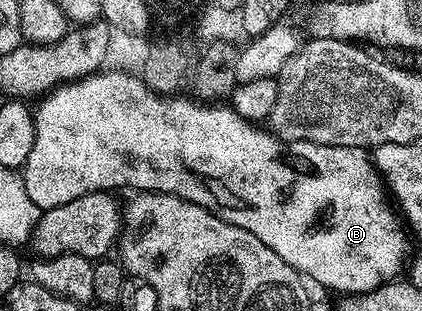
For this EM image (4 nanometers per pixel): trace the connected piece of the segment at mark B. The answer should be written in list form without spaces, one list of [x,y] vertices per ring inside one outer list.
[[[99,70],[92,76],[85,76],[82,80],[72,80],[68,84],[58,85],[52,92],[37,101],[38,109],[35,107],[32,112],[34,115],[34,145],[32,154],[28,154],[28,162],[21,173],[22,181],[26,183],[28,190],[28,198],[32,198],[36,207],[45,210],[64,206],[72,202],[72,198],[80,198],[84,194],[118,190],[114,188],[138,188],[134,190],[139,193],[167,192],[184,198],[196,206],[204,206],[224,222],[248,230],[248,234],[256,234],[256,238],[260,238],[260,242],[264,242],[268,250],[276,250],[276,254],[280,254],[280,258],[284,258],[284,262],[288,262],[288,266],[296,269],[307,281],[315,280],[316,283],[323,284],[324,287],[331,288],[334,292],[346,292],[342,294],[372,292],[375,288],[393,281],[397,277],[394,275],[401,268],[403,271],[402,244],[398,241],[397,230],[390,228],[390,216],[386,213],[381,194],[378,193],[380,177],[372,163],[371,153],[367,149],[352,146],[324,146],[307,140],[287,142],[265,127],[245,120],[229,106],[219,106],[214,102],[195,102],[193,99],[185,100],[184,97],[185,95],[182,94],[154,92],[142,81],[141,75],[134,73],[133,76],[129,70],[121,72]]]

